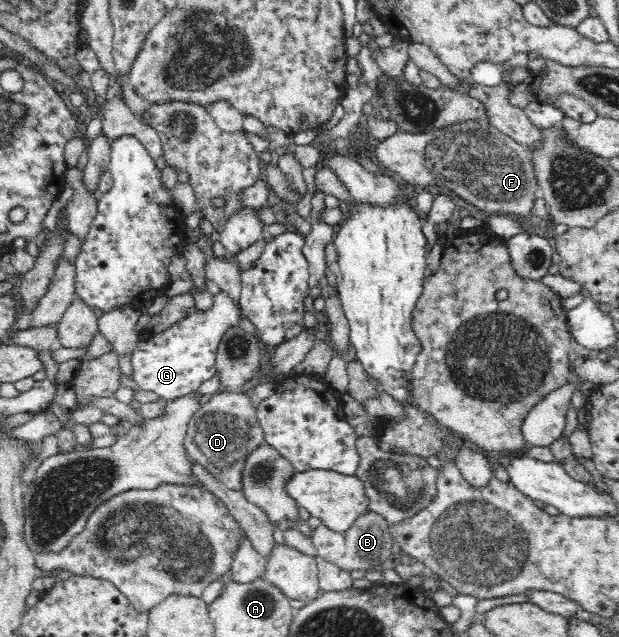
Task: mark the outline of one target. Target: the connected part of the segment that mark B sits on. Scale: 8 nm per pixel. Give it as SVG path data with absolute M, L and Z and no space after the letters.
M369 510L366 515L362 515L360 520L356 521L356 524L347 533L332 532L322 524L315 529L311 539L317 549L317 555L333 563L336 567L349 572L356 571L356 569L371 571L376 565L383 565L384 561L394 557L390 550L394 541L389 527L384 517Z

